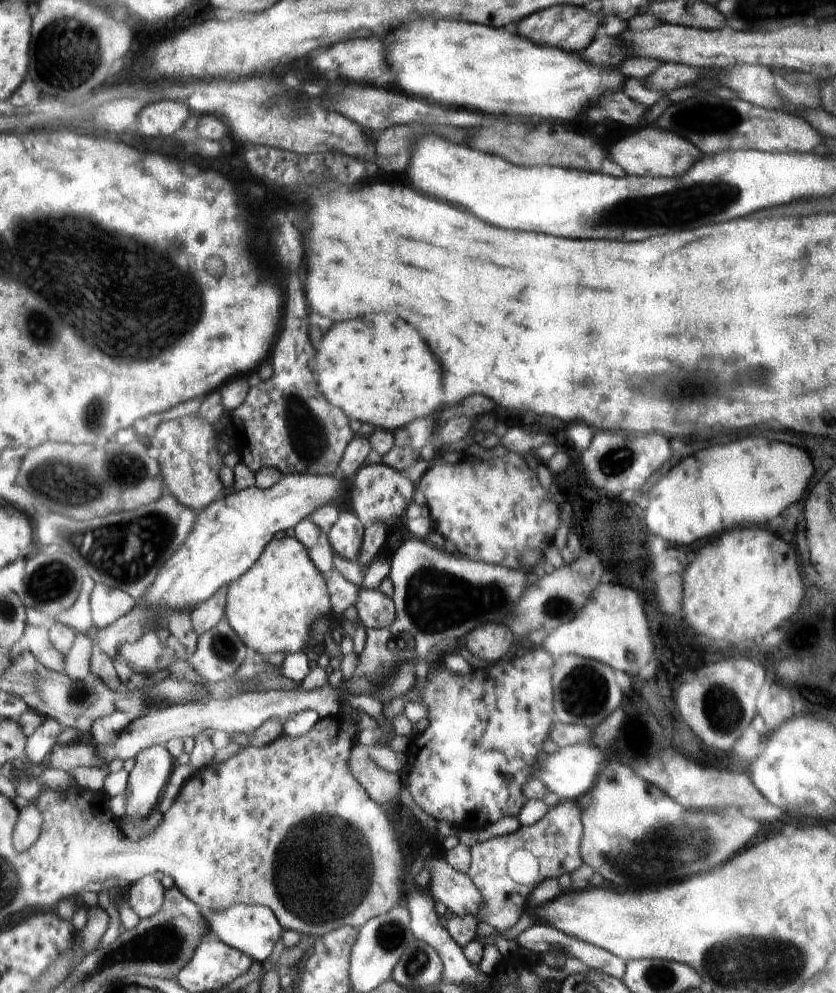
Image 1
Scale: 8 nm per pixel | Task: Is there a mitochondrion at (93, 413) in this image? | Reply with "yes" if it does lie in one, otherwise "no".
yes

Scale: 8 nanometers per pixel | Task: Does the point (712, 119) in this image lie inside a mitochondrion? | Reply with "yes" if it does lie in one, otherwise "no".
yes

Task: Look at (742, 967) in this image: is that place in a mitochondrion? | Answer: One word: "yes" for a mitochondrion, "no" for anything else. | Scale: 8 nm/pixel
yes

